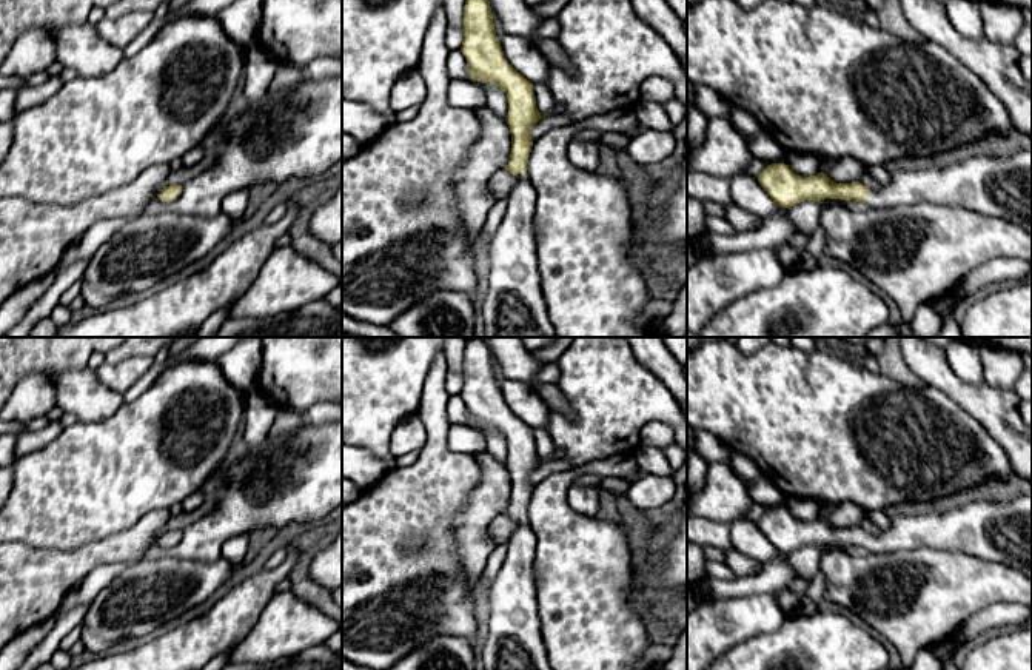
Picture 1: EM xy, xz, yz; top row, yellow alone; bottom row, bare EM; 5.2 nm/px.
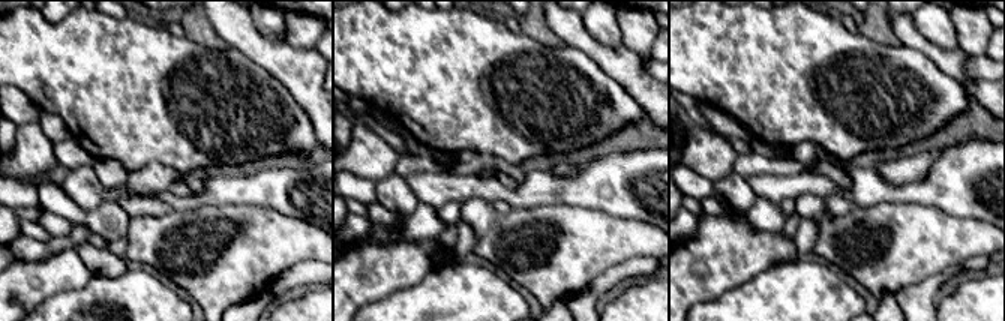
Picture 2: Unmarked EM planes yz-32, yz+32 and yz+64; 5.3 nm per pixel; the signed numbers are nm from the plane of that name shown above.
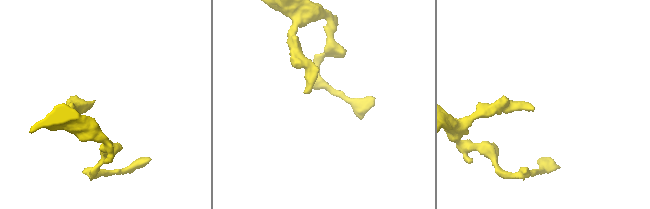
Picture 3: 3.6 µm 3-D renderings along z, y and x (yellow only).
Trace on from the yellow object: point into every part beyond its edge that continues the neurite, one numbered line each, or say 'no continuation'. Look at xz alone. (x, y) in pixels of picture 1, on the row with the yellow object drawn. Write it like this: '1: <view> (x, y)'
1: xz (513, 307)

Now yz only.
1: yz (997, 187)

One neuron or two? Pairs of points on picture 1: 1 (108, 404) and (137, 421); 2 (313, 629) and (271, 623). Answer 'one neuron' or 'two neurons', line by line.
1: two neurons
2: one neuron

